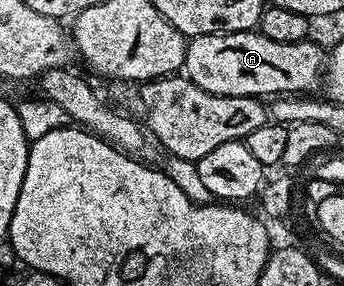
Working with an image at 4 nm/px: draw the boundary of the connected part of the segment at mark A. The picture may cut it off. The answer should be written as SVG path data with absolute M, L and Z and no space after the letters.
M246 30L231 34L210 34L190 39L183 61L184 75L211 95L249 96L259 98L263 94L270 96L295 96L300 92L311 92L314 86L320 85L325 74L325 50L314 40L297 44L277 44L277 40L269 40L269 36Z

